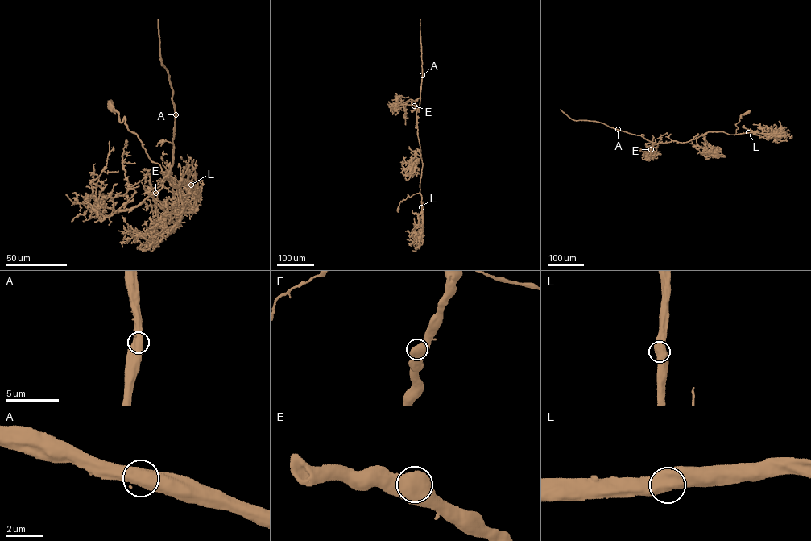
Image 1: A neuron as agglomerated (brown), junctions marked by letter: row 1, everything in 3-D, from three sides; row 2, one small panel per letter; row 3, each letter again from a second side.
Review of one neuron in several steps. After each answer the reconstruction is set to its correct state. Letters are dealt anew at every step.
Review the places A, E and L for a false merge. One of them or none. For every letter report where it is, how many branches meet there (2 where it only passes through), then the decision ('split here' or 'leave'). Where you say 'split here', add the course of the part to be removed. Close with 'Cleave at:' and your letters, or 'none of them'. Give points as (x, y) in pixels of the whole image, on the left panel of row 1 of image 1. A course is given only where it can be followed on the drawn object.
A: place (175, 114); branches 2; leave
E: place (155, 193); branches 2; leave
L: place (191, 185); branches 2; leave
Cleave at: none of them

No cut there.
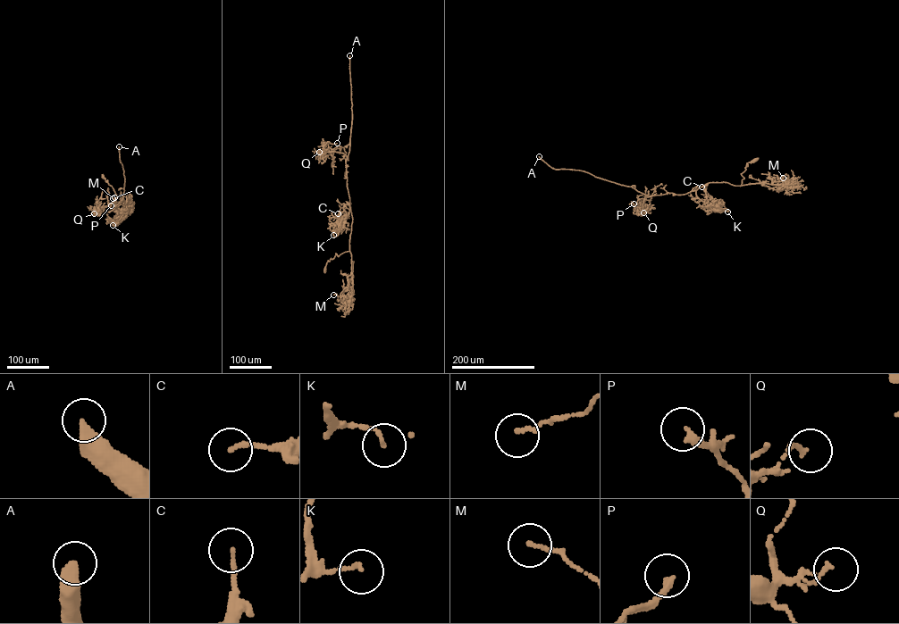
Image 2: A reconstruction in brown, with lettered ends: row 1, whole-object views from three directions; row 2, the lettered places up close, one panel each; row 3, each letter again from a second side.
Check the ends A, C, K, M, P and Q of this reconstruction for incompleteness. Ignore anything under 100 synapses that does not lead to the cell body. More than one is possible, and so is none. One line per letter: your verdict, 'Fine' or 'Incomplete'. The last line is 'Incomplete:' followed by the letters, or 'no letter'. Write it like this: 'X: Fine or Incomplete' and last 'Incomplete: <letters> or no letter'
A: Incomplete
C: Fine
K: Fine
M: Fine
P: Fine
Q: Fine
Incomplete: A

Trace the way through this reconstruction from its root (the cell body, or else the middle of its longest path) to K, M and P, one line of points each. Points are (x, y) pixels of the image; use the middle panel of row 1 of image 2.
K: (324, 269), (336, 253), (338, 256), (349, 250), (352, 221), (349, 206), (349, 213), (333, 235)
M: (324, 269), (336, 253), (338, 256), (349, 251), (350, 298), (333, 295)
P: (324, 269), (336, 253), (338, 256), (349, 250), (352, 221), (346, 156), (323, 148), (327, 142), (337, 143)

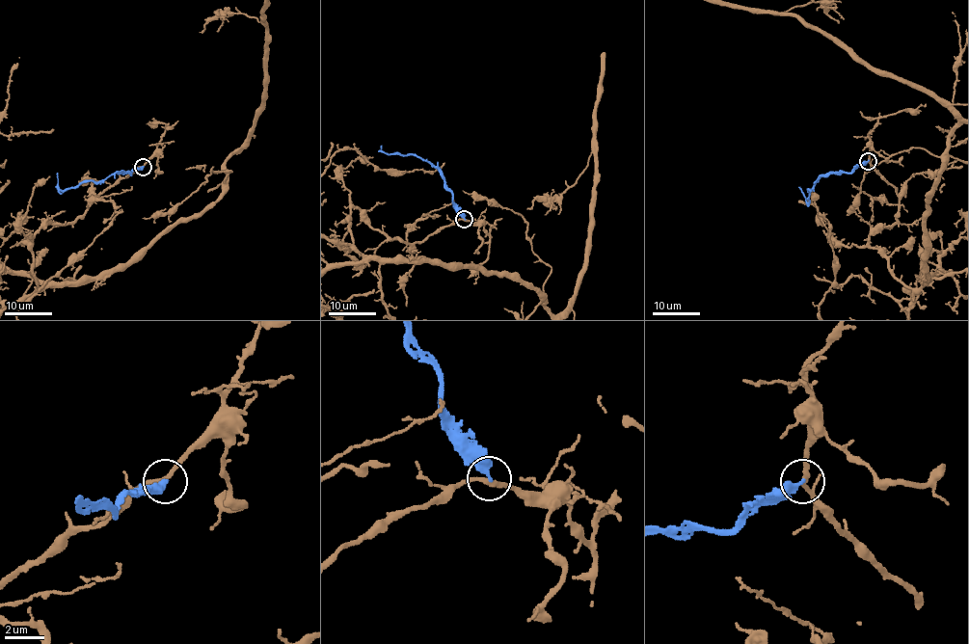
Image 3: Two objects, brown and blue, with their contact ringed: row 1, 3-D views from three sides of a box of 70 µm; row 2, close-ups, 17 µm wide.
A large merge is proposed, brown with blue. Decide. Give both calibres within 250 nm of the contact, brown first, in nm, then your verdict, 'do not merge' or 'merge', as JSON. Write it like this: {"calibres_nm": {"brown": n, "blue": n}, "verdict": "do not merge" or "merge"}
{"calibres_nm": {"brown": 240, "blue": 320}, "verdict": "do not merge"}

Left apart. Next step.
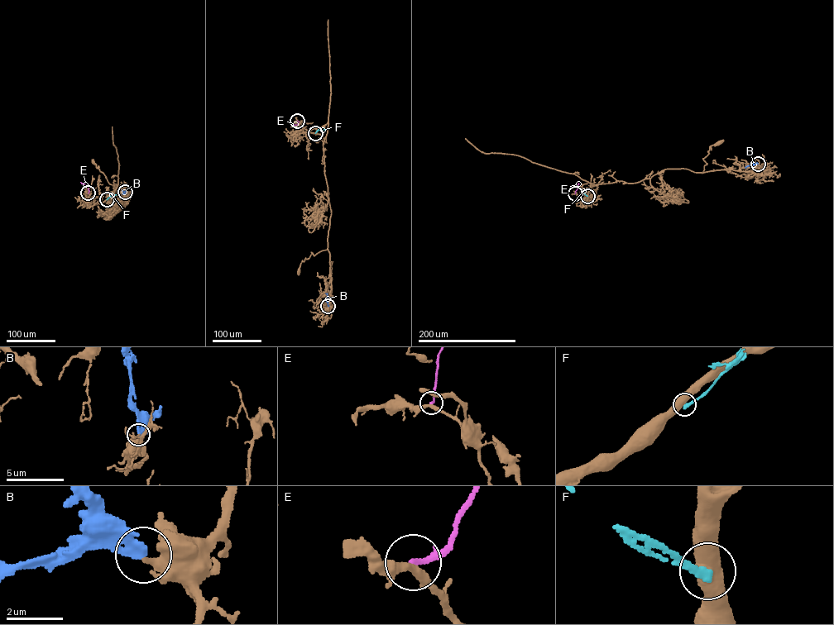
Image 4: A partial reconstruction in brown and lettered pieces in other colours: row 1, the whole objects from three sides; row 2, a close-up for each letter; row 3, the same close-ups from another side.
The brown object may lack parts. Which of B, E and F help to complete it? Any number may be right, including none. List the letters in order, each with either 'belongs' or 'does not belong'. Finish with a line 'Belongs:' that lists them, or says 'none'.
B: does not belong
E: does not belong
F: does not belong
Belongs: none

